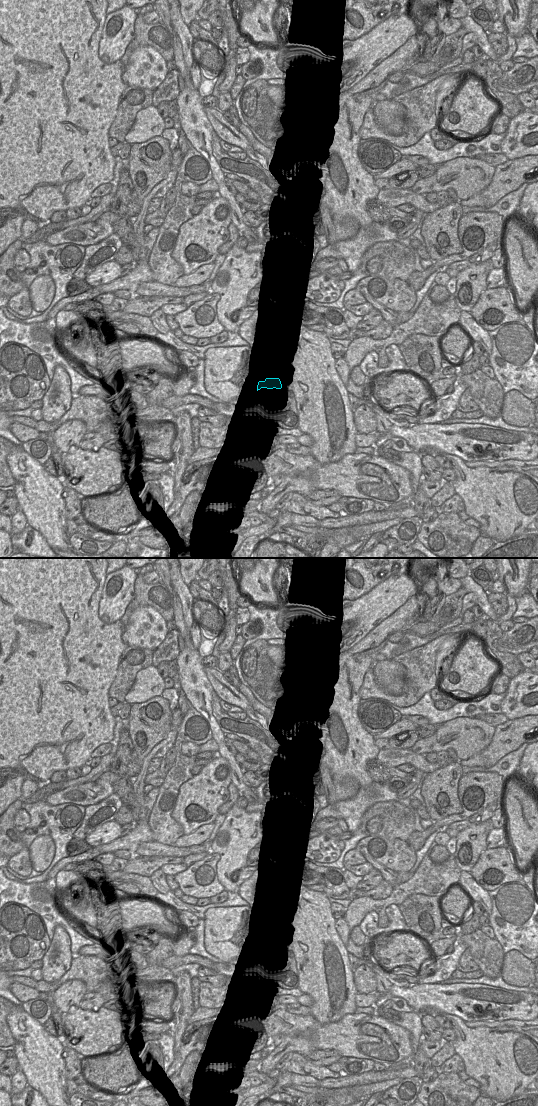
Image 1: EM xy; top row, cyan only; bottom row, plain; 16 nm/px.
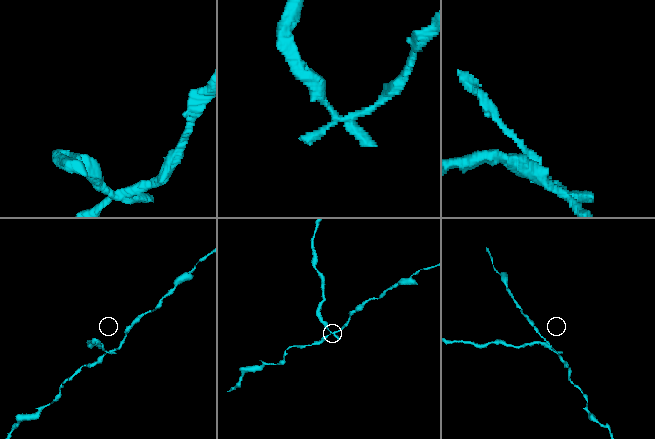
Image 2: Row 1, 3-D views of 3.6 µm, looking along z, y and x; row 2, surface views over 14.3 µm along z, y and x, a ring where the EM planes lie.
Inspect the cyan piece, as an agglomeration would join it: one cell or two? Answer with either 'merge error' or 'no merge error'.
merge error

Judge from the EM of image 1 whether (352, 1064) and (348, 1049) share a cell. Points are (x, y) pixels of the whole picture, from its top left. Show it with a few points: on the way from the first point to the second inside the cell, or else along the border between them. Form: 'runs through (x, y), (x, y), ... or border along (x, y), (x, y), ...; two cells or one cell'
border along (342, 1055), (369, 1058), (373, 1061); two cells

